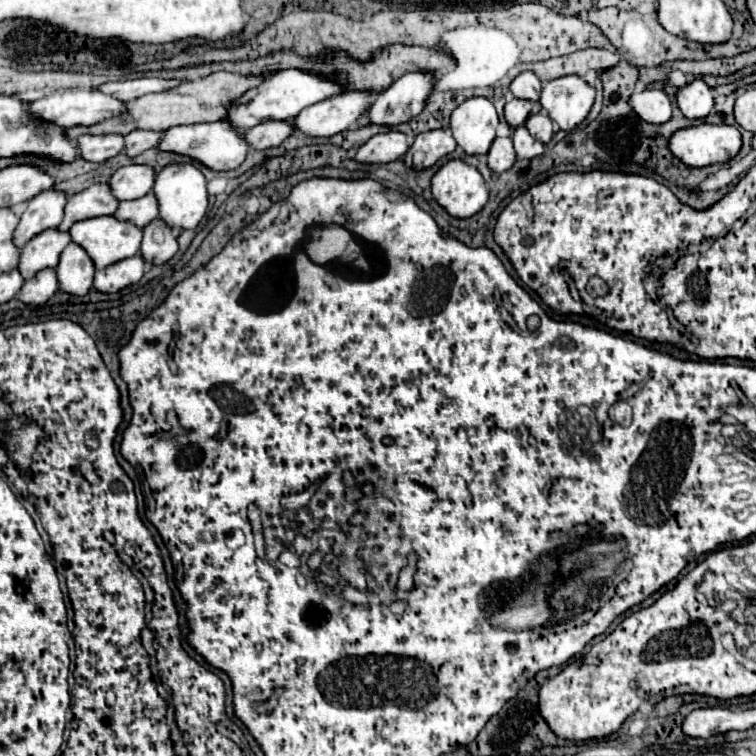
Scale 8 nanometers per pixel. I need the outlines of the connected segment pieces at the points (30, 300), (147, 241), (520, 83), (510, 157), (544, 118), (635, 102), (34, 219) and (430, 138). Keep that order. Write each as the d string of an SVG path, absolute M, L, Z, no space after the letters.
M46 268L42 272L38 272L32 280L24 282L24 286L20 288L18 300L24 304L32 304L32 306L42 306L48 302L48 298L58 290L58 280L56 280L56 272L52 268Z
M154 220L144 228L140 256L148 264L164 264L178 252L180 230L166 226L162 220Z
M522 72L520 76L514 78L514 82L510 84L510 90L512 90L512 94L516 98L524 98L524 100L538 102L542 84L540 84L538 76L534 76L534 72Z
M496 138L488 152L488 166L494 172L506 172L514 166L516 152L512 146L512 138Z
M538 112L538 114L532 114L528 120L526 120L526 128L530 130L530 134L540 140L542 144L548 144L554 136L554 124L550 120L550 116L546 112Z
M648 88L644 92L636 92L630 98L630 106L642 120L652 124L664 124L672 118L672 104L664 90Z
M46 190L26 202L26 210L20 216L18 228L14 230L14 244L24 248L28 240L46 228L56 228L64 216L66 194L58 190Z
M430 130L414 138L412 146L404 156L404 164L414 170L426 170L434 166L440 158L454 152L456 140L450 130Z

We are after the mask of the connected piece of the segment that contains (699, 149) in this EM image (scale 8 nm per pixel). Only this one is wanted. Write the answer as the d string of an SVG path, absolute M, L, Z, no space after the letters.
M698 124L678 130L670 140L670 150L690 168L724 164L742 148L742 134L728 124Z

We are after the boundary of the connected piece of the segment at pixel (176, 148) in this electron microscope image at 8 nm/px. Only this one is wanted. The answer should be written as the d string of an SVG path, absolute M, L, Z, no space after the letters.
M226 120L168 128L162 134L162 144L158 144L158 148L162 148L162 152L174 152L174 154L182 154L192 160L198 160L200 164L204 164L214 172L228 172L238 168L244 162L248 152L248 144L238 136L238 130Z

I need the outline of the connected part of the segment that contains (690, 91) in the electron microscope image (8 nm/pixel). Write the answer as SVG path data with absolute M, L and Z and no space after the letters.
M696 78L678 90L678 108L690 120L704 120L714 108L714 90L702 78Z

